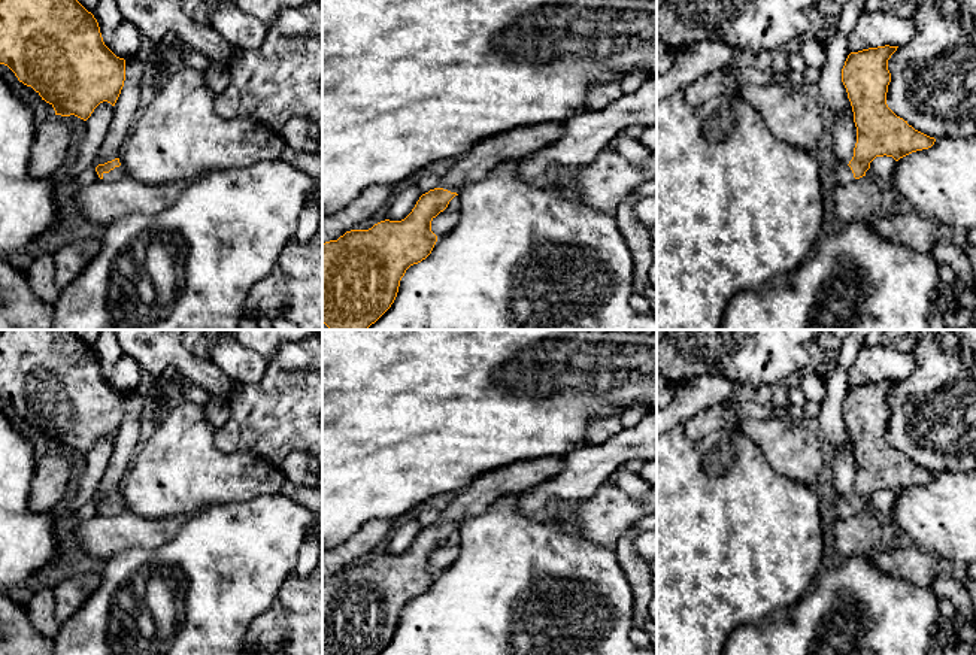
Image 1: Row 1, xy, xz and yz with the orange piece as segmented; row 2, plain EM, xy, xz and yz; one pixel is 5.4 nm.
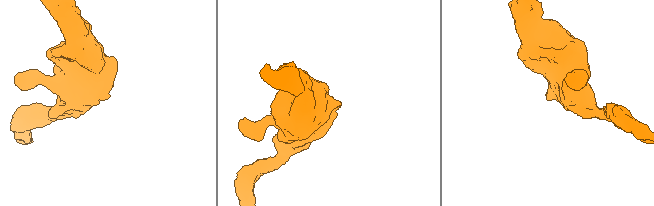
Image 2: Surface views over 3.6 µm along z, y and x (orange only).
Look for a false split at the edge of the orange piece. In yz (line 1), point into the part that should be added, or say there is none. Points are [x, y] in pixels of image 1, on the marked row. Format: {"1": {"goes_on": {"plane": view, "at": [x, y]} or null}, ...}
{"1": {"goes_on": {"plane": "yz", "at": [843, 175]}}}

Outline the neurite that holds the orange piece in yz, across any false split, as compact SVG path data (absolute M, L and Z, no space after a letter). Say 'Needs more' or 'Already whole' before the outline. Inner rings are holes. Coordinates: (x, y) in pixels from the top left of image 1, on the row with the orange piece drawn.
Needs more. M885 45L851 52L845 61L842 82L854 112L857 143L849 164L836 164L837 185L866 176L876 157L886 155L898 161L912 152L931 148L936 142L897 116L886 104L891 82L888 60L897 48Z

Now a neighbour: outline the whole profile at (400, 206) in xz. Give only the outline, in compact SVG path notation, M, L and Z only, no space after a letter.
M410 187L394 195L388 206L387 219L390 221L404 219L412 212L421 195L422 192L419 191L418 187Z

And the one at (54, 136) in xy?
M54 115L37 121L30 151L30 172L36 178L52 176L66 163L72 142L73 131L66 116Z

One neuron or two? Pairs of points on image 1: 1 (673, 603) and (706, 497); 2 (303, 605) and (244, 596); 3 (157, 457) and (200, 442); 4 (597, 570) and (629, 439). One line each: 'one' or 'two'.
1: one
2: two
3: one
4: two

